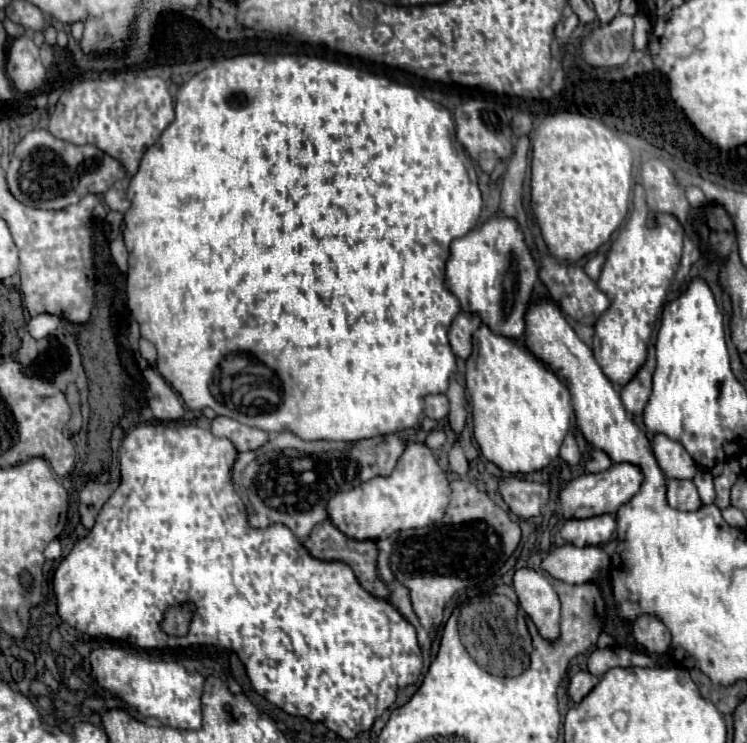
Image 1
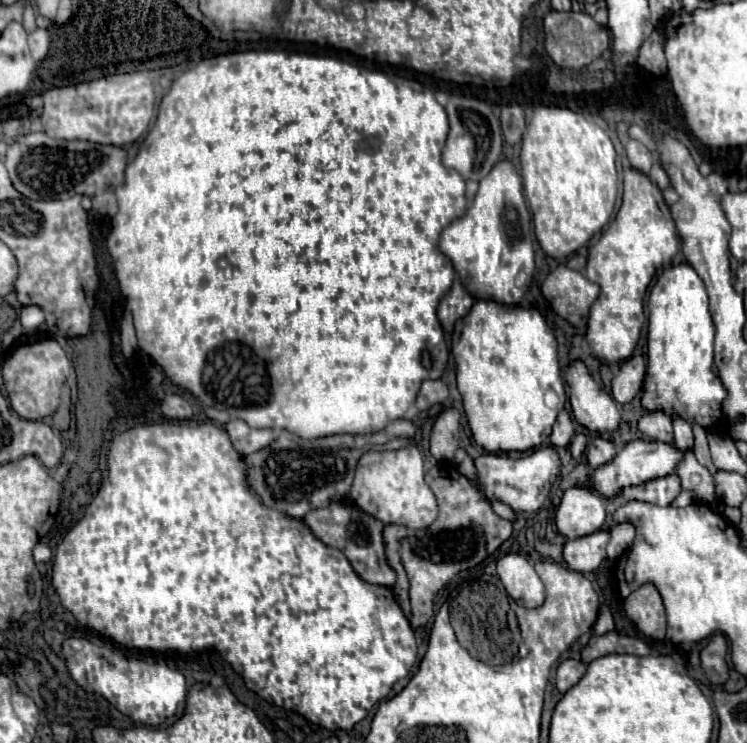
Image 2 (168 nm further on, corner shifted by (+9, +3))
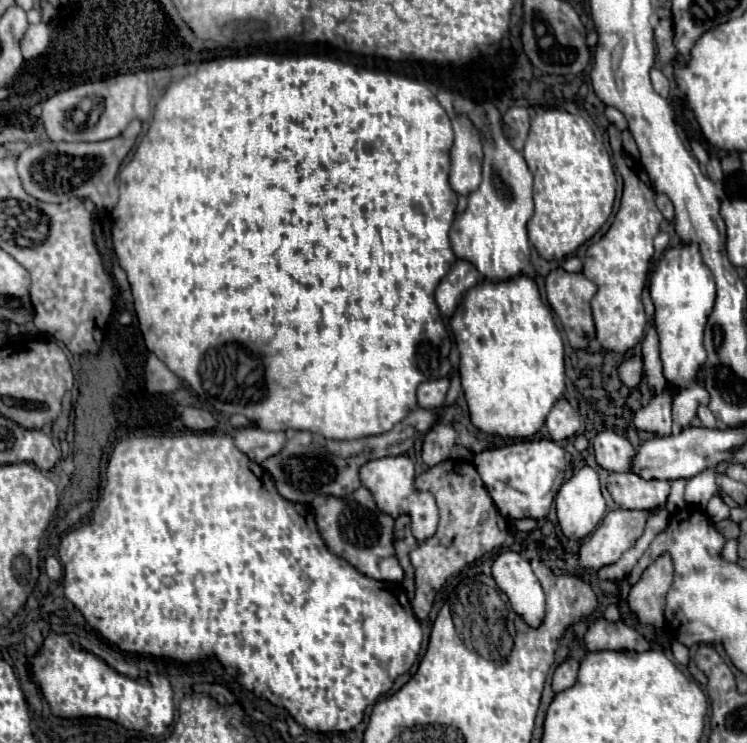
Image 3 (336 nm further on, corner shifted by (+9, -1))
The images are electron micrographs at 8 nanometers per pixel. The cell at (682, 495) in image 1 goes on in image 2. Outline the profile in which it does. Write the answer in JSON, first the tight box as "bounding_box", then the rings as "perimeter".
{"bounding_box":[622,474,682,506],"perimeter":[[[668,474],[668,478],[654,478],[640,486],[630,486],[622,490],[622,494],[628,500],[650,502],[656,506],[670,506],[680,492],[682,492],[682,486],[680,486],[678,474]]]}

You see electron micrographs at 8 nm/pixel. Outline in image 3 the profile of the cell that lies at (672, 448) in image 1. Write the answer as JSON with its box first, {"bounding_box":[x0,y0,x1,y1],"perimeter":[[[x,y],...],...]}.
{"bounding_box":[634,386,674,436],"perimeter":[[[666,386],[662,392],[654,394],[652,400],[650,400],[650,404],[644,406],[644,408],[640,408],[634,414],[636,428],[668,436],[670,434],[670,426],[672,426],[672,416],[670,416],[672,398],[674,398],[672,386]]]}

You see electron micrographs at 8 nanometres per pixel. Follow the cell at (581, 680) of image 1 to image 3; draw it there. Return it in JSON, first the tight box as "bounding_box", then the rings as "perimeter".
{"bounding_box":[552,658,578,692],"perimeter":[[[568,658],[566,662],[562,662],[554,676],[552,676],[552,690],[554,692],[562,692],[566,688],[570,688],[576,682],[576,674],[578,674],[578,660]]]}

